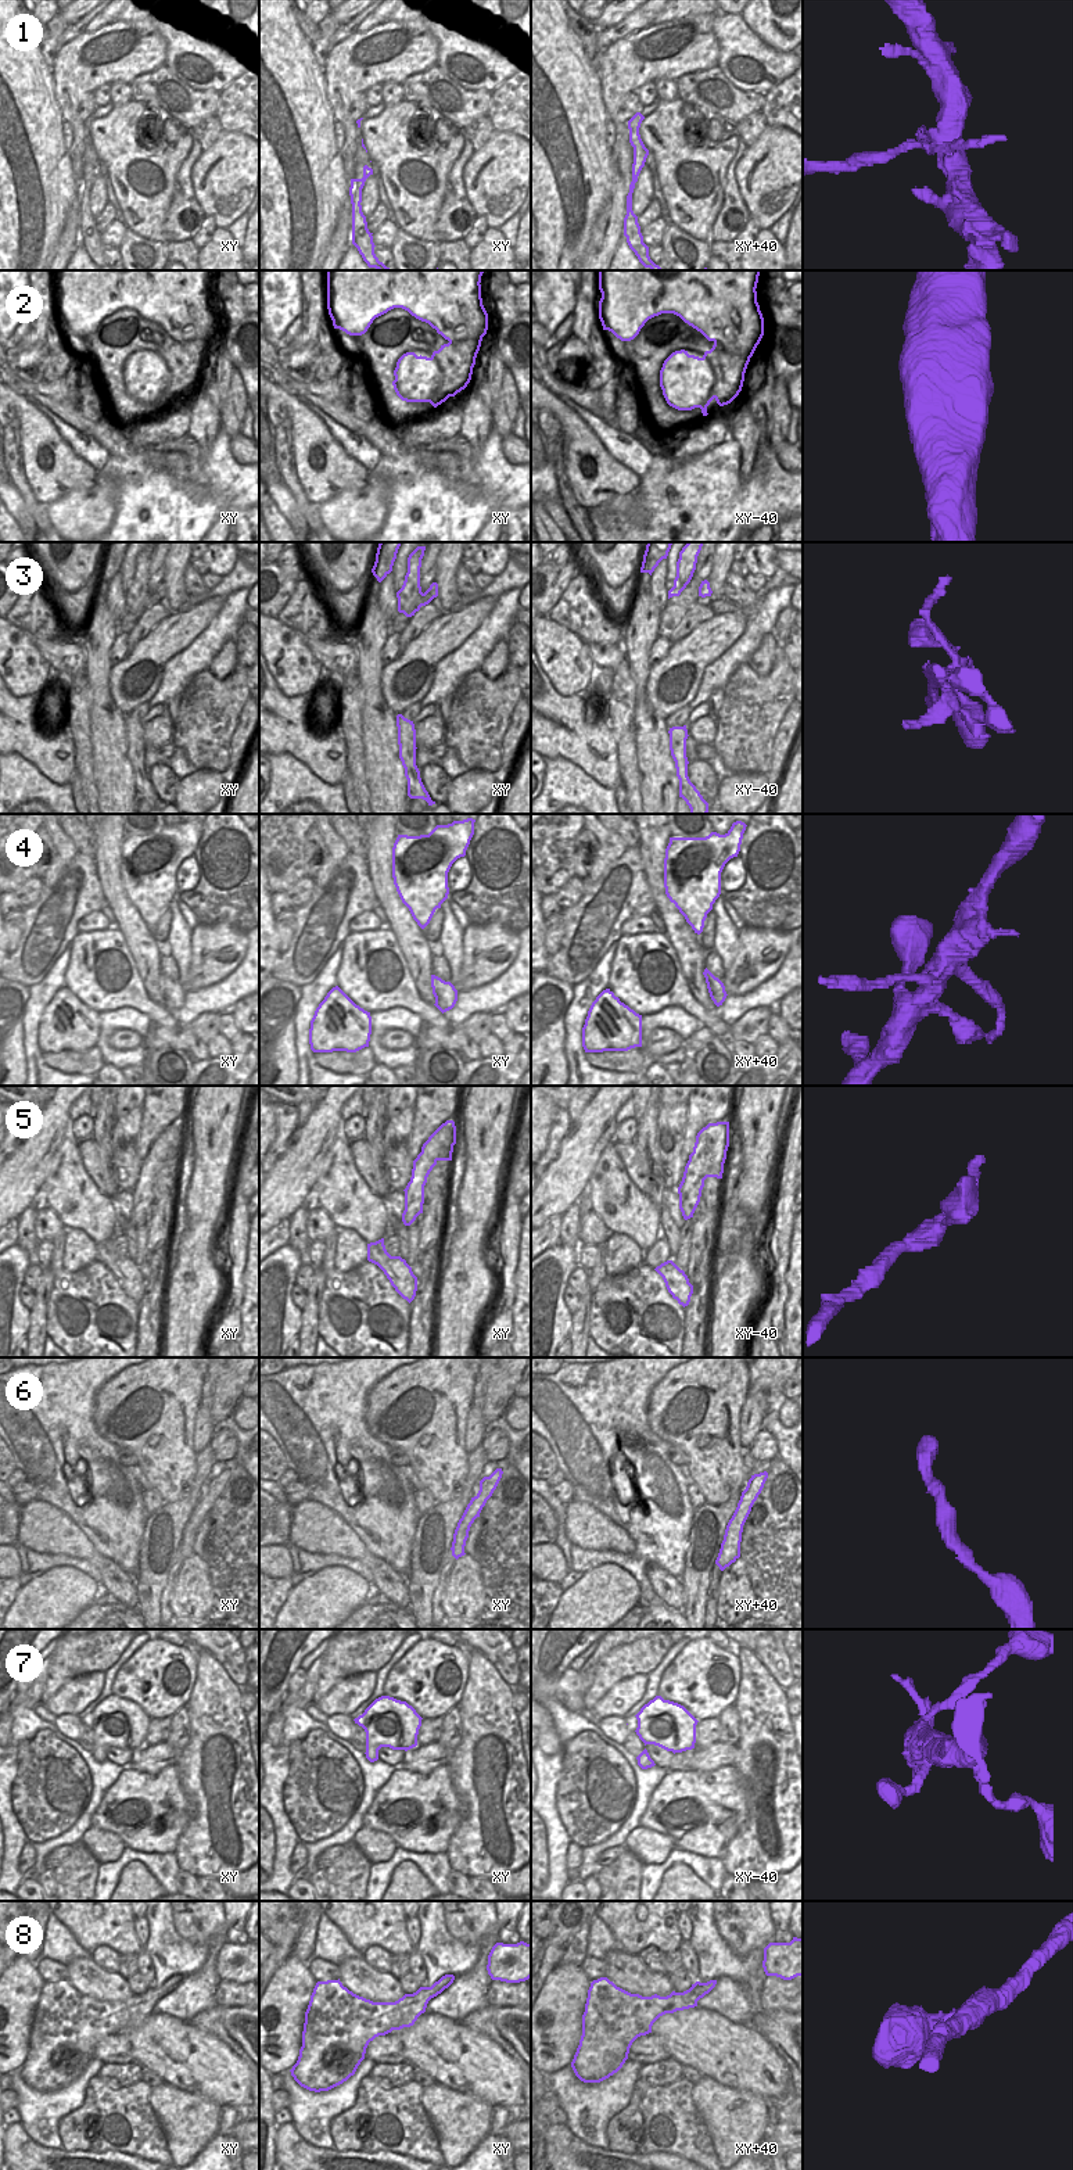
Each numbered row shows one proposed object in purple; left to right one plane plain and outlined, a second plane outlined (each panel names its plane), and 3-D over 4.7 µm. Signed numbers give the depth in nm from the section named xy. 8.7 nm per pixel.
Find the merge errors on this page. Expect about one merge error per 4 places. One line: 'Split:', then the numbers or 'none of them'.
Split: 1, 3, 4

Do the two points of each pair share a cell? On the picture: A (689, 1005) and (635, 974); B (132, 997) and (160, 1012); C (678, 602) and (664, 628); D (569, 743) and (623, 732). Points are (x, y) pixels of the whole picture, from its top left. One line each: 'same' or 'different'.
A: same
B: same
C: same
D: different

